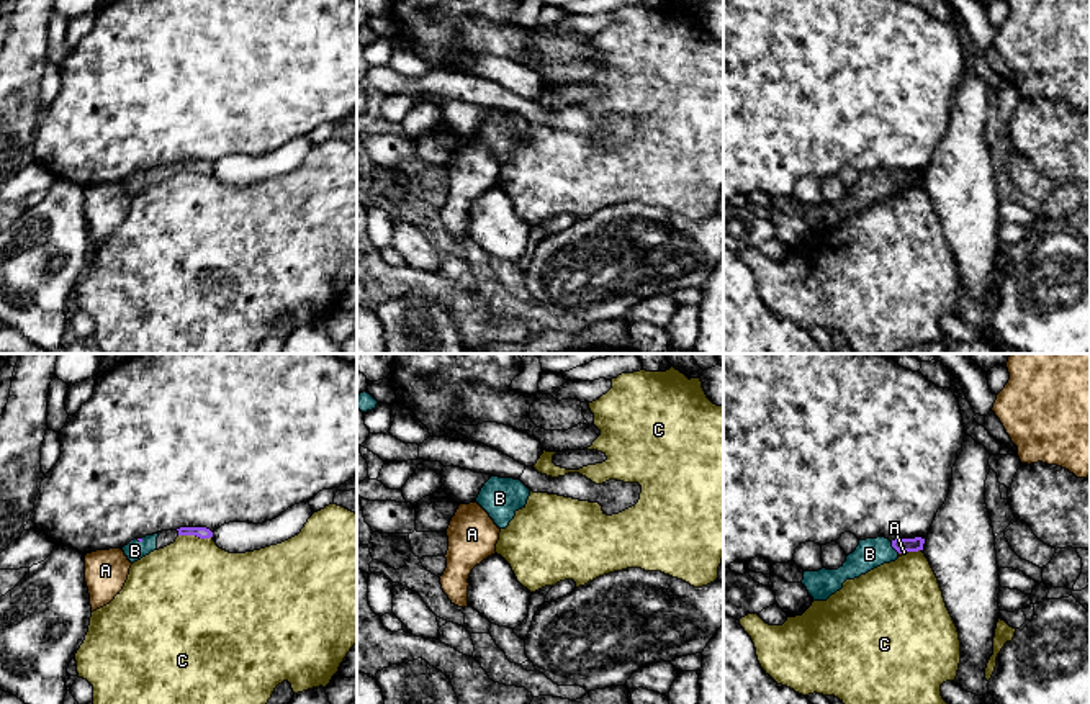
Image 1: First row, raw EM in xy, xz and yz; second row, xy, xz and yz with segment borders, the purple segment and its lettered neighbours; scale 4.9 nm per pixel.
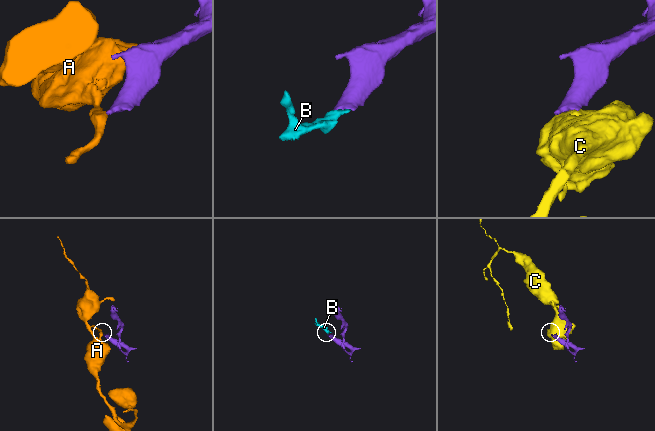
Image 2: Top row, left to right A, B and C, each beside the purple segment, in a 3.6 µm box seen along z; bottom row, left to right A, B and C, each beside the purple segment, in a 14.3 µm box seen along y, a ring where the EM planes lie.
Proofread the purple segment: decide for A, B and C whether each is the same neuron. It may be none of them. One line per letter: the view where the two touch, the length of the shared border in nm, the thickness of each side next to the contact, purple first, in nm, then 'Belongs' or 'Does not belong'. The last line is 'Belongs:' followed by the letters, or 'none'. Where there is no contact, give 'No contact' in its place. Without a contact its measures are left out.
A: Touches purple in yz. Shared border 50 nm. Thickness 70 nm (purple) against 20 nm. Does not belong
B: Touches purple in yz. Shared border 70 nm. Thickness 70 nm (purple) against 150 nm. Belongs
C: Touches purple in xy. Shared border 170 nm. Thickness 60 nm (purple) against 460 nm. Does not belong
Belongs: B

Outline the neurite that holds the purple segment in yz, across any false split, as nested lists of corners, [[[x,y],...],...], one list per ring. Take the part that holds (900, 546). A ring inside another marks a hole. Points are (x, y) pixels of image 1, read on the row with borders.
[[[915,537],[915,539],[895,539],[895,540],[892,540],[892,547],[899,553],[923,550],[923,544],[925,544],[925,539],[921,539],[921,537]]]

